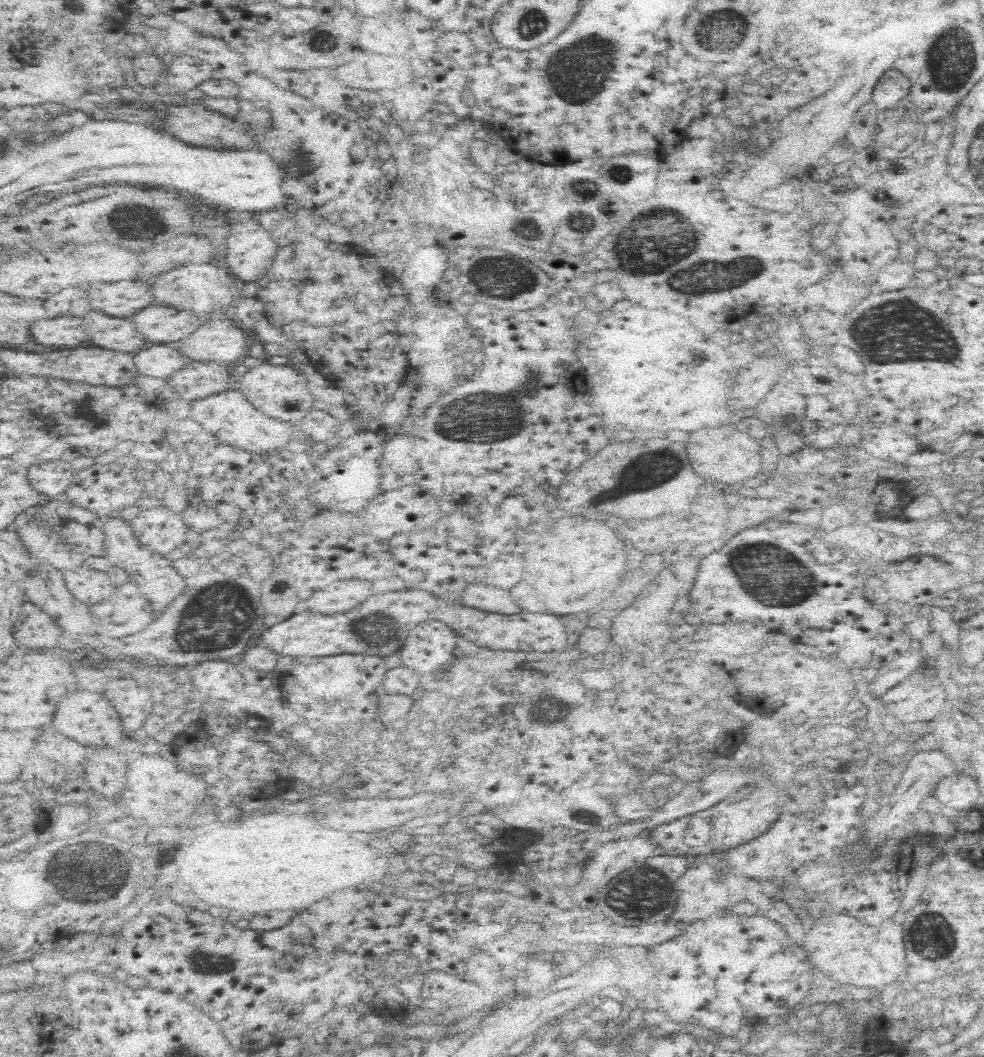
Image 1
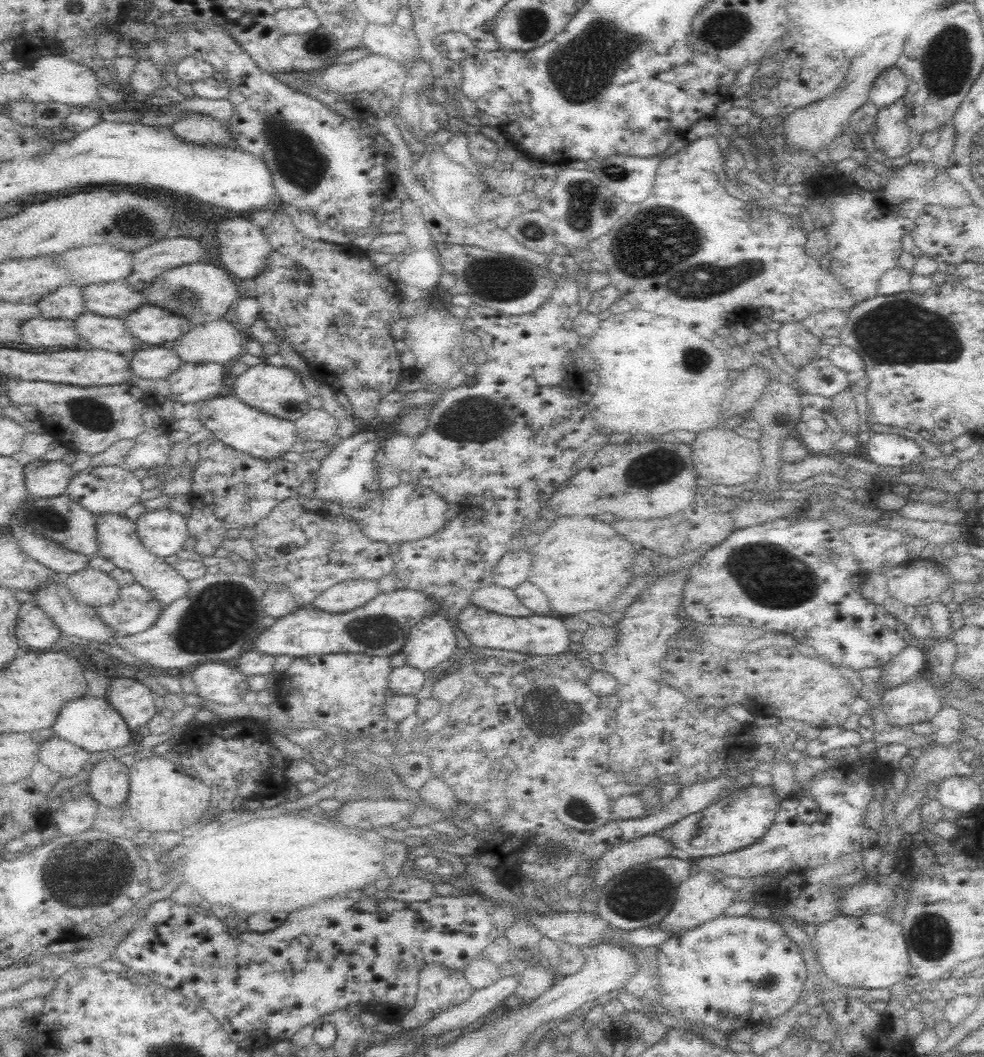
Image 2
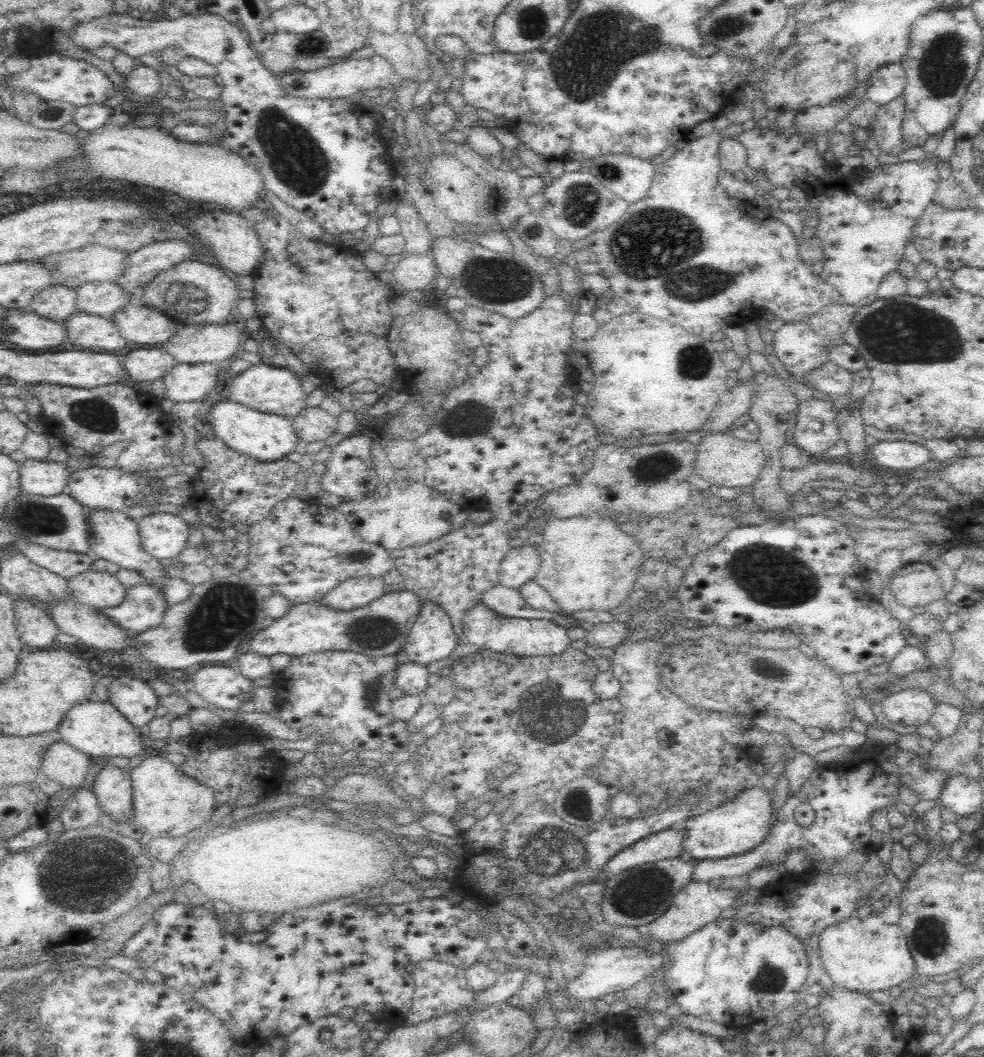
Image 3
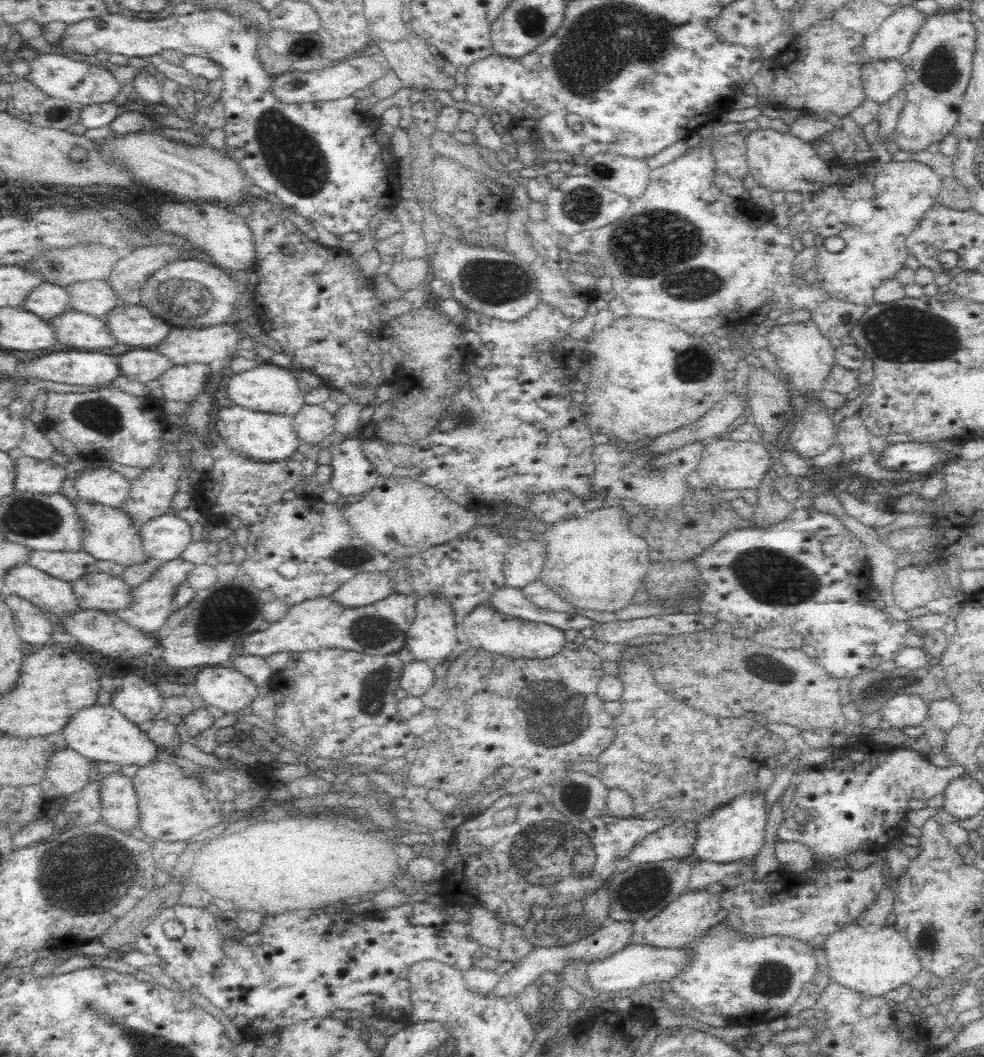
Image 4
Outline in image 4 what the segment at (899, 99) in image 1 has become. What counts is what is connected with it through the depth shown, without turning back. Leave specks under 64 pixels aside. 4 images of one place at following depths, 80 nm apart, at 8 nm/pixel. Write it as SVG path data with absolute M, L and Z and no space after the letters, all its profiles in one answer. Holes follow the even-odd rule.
M899 59L879 60L860 68L866 99L885 103L906 84L906 73Z

